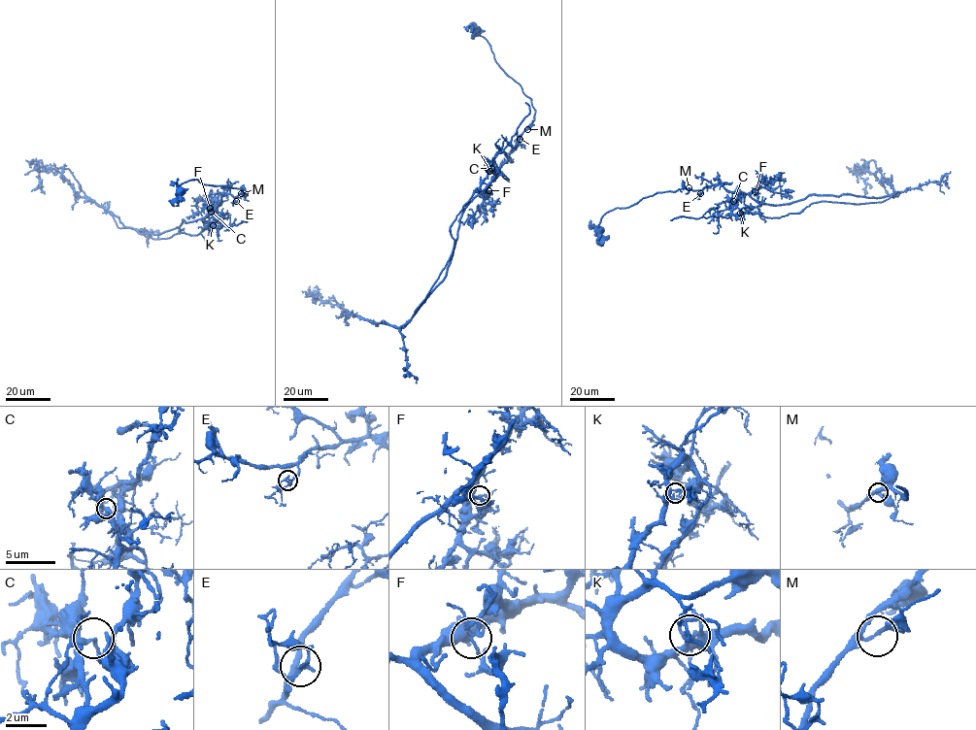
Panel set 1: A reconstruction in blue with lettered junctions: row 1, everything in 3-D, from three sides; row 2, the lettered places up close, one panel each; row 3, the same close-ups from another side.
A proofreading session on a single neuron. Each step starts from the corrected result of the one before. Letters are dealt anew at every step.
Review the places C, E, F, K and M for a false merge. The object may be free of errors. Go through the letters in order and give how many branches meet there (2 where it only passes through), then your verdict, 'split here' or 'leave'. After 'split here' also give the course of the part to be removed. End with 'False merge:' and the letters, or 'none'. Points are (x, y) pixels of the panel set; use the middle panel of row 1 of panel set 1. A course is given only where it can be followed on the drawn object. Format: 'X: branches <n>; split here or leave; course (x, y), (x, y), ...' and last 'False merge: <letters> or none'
C: branches 3; leave
E: branches 3; leave
F: branches 3; split here; course (488, 190), (481, 180), (456, 216), (452, 254), (403, 327), (347, 315), (335, 300), (305, 293)
K: branches 3; leave
M: branches 3; leave
False merge: F

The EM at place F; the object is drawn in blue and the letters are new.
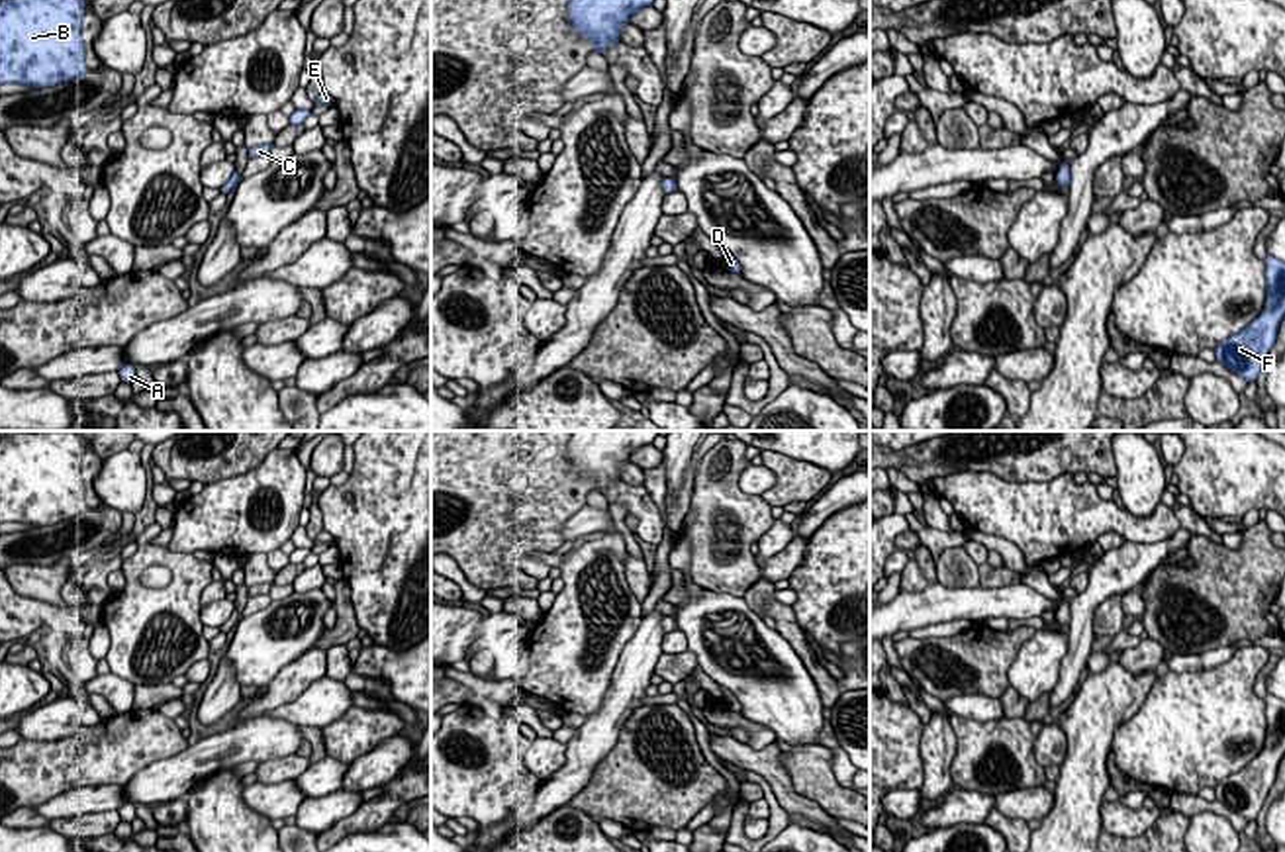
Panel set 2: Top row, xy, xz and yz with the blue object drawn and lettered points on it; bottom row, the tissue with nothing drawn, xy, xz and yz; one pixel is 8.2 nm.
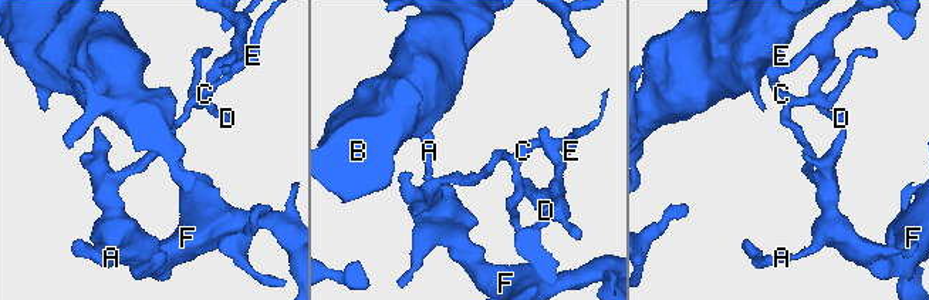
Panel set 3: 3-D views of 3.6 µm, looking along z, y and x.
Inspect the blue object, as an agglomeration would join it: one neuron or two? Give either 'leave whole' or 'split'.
split

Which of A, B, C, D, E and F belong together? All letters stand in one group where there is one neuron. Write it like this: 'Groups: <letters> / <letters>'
Groups: A F / B C D E

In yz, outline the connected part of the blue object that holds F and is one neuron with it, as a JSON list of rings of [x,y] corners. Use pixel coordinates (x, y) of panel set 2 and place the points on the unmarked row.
[[[1271,693],[1265,695],[1265,723],[1261,752],[1214,787],[1216,801],[1246,821],[1258,819],[1285,756],[1285,701]]]

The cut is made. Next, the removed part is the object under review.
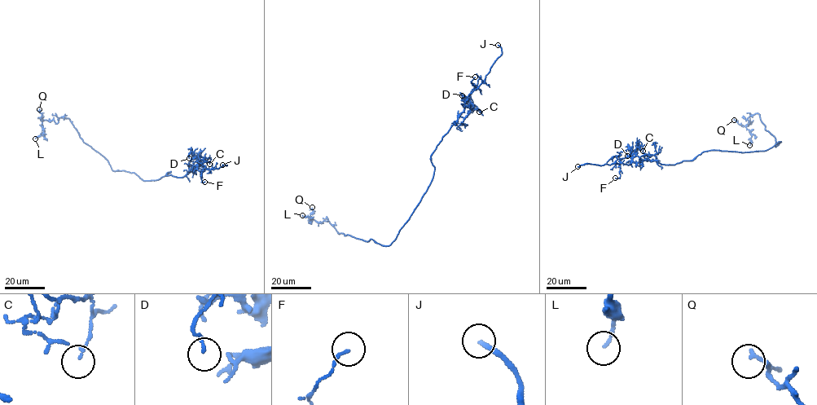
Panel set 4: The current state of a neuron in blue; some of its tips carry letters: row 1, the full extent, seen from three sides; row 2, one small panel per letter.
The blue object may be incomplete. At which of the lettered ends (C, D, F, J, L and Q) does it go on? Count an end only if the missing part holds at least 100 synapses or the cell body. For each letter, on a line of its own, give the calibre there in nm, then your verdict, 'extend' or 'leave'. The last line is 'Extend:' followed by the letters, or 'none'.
C: 120 nm | leave
D: 120 nm | leave
F: 110 nm | leave
J: 200 nm | extend
L: 140 nm | leave
Q: 160 nm | leave
Extend: J

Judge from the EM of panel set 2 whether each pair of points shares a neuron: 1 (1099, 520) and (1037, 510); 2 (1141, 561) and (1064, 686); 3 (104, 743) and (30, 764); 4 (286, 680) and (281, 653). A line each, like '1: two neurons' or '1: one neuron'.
1: one neuron
2: one neuron
3: one neuron
4: two neurons

